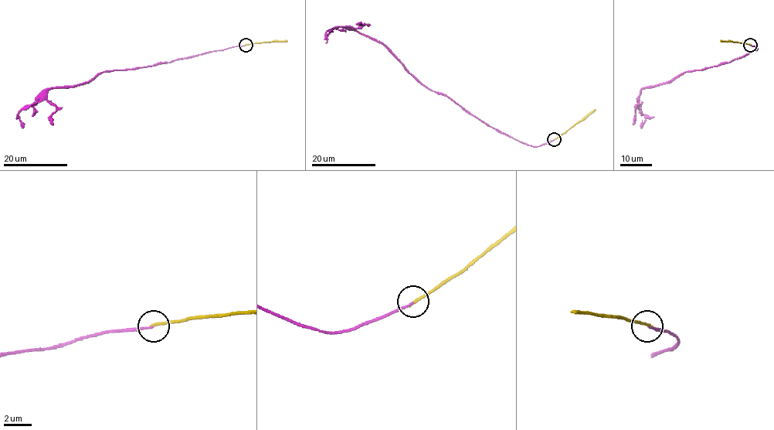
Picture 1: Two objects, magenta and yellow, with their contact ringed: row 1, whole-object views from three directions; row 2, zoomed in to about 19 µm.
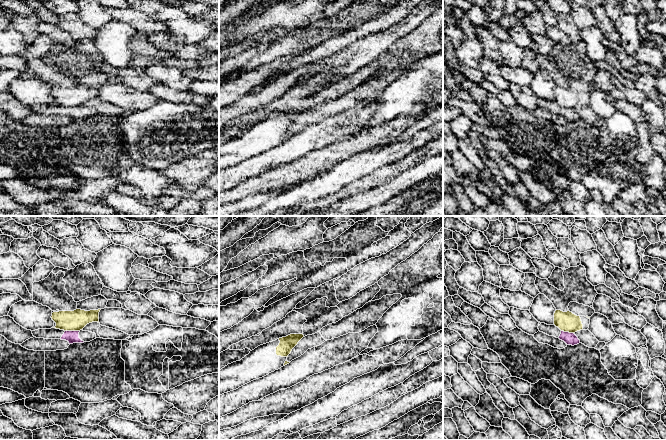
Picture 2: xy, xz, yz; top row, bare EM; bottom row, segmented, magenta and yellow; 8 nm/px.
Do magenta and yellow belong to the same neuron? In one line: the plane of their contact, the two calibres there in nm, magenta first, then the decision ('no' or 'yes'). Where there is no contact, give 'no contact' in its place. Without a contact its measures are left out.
contact in xy; calibres 100 and 170 nm; no

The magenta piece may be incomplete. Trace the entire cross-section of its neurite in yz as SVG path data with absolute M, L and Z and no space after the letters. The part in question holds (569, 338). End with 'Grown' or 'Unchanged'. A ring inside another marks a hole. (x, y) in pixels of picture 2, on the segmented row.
M541 323L538 326L538 329L540 332L543 332L549 336L559 338L560 340L564 341L567 345L574 346L580 343L580 340L574 333L561 331L555 325L547 325L545 323Z. Grown

